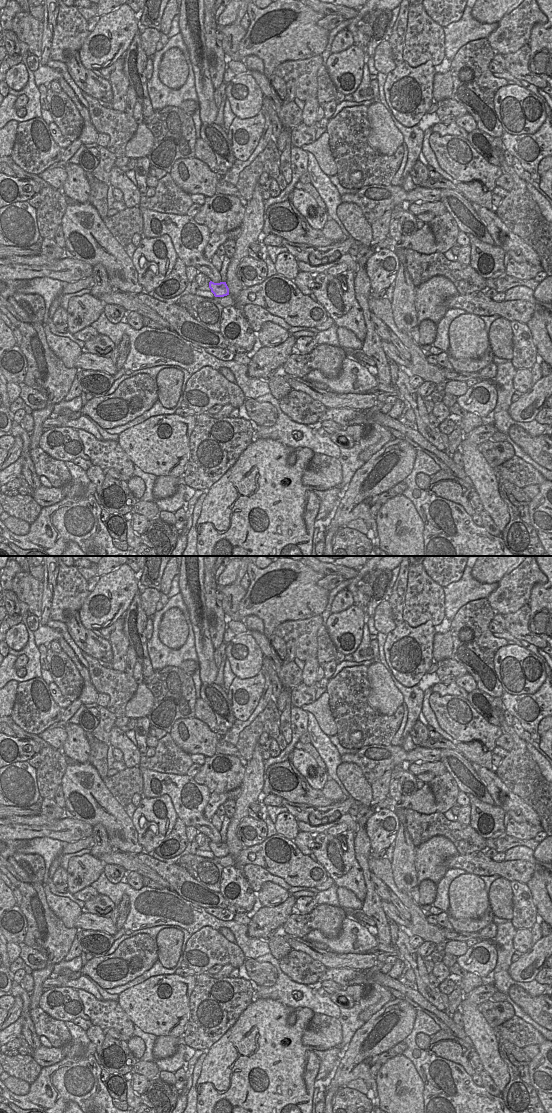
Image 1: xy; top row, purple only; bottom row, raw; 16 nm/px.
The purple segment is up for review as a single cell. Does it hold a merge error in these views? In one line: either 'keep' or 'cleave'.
keep

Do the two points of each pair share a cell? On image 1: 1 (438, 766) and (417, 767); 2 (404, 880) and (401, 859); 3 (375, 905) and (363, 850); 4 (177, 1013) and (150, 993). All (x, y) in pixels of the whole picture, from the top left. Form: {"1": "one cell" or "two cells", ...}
{"1": "one cell", "2": "one cell", "3": "one cell", "4": "one cell"}

